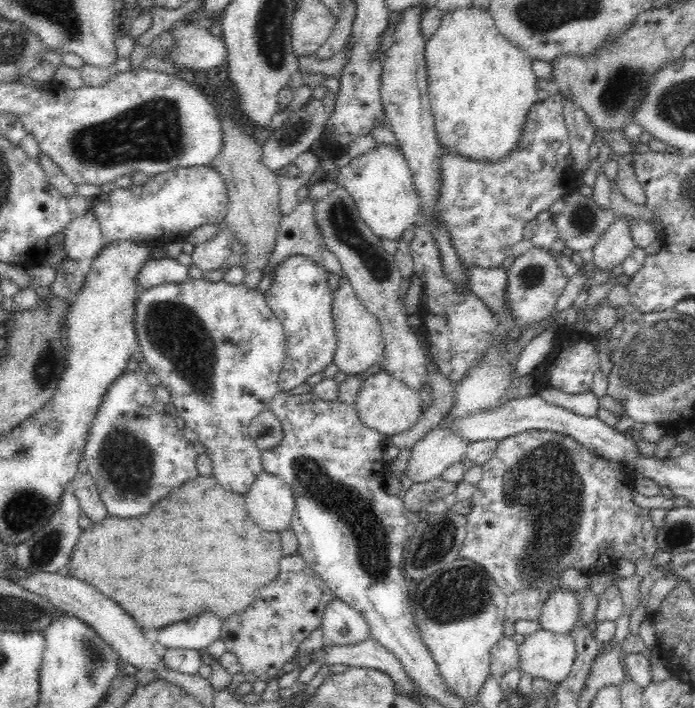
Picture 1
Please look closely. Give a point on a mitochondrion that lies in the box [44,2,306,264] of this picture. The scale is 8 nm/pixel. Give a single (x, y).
(152, 131)

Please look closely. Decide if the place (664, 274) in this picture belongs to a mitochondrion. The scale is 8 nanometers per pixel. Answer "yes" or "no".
no

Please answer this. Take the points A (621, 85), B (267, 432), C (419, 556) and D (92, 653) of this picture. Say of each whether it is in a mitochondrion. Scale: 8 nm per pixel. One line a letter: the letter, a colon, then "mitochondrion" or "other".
A: mitochondrion
B: mitochondrion
C: mitochondrion
D: mitochondrion

